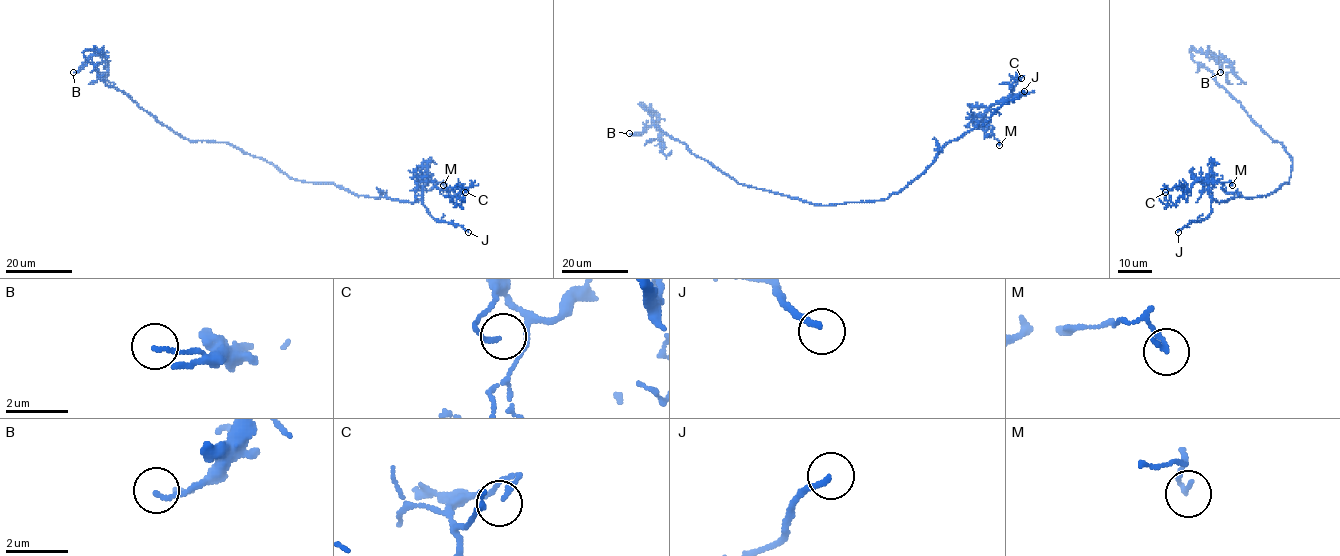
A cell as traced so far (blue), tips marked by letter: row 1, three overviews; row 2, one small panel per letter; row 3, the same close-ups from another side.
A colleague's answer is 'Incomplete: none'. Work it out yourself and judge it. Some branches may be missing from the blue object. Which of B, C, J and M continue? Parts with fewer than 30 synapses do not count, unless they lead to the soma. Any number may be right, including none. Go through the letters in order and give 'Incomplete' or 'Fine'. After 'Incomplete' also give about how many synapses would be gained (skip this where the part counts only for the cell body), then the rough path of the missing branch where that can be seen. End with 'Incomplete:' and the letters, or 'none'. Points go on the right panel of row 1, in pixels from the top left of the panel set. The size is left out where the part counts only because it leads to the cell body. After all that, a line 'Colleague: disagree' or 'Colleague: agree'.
B: Fine
C: Fine
J: Incomplete. Course of what is missing: (1178, 232), (1153, 241), (1138, 260), (1142, 267), (1139, 269)
M: Fine
Incomplete: J
Colleague: disagree

